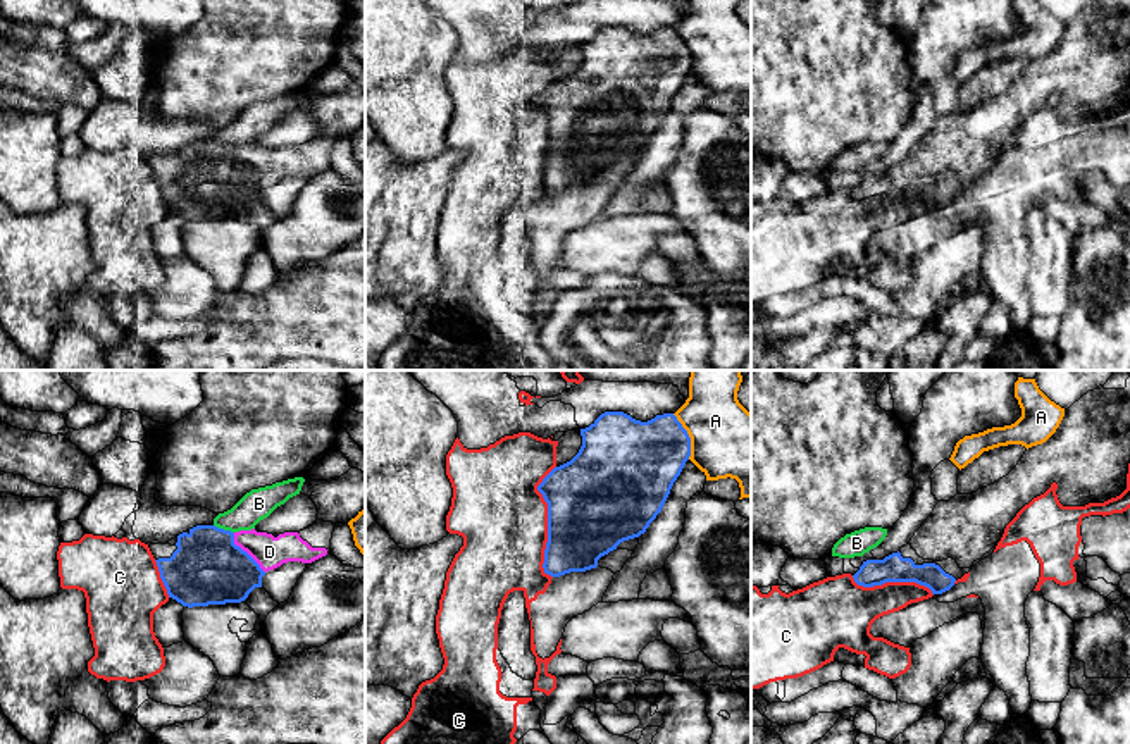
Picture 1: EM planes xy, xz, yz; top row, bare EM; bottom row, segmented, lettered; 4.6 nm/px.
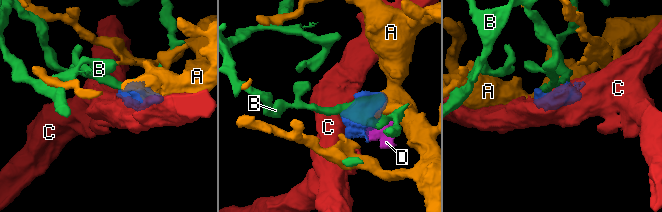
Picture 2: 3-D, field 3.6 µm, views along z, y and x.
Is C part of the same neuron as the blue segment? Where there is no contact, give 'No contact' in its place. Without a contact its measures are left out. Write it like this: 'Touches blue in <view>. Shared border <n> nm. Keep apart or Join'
Touches blue in xz. Shared border 550 nm. Keep apart

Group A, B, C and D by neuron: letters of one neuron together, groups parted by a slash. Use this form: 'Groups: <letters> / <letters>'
Groups: A / B / C / D

